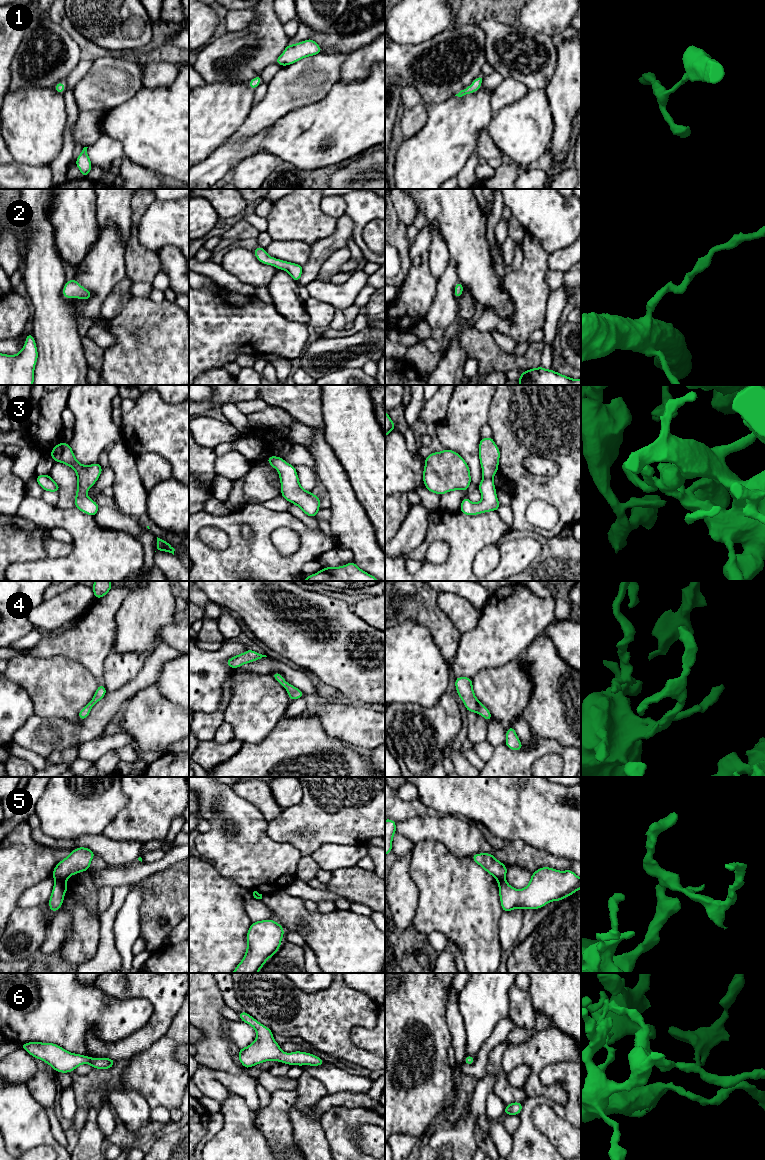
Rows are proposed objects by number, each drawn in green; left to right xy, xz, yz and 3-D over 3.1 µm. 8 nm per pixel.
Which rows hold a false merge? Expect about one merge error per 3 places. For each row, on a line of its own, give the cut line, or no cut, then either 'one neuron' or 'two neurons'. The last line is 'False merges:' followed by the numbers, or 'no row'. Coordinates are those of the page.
1: cut none; one neuron
2: cut none; one neuron
3: cut none; one neuron
4: cut none; one neuron
5: cut xy (65, 880), (55, 881); two neurons
6: cut none; one neuron
False merges: 5

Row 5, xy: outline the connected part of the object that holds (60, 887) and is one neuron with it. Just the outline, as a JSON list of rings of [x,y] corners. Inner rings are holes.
[[[56,880],[49,899],[49,909],[56,912],[63,904],[65,893],[68,889],[67,882],[64,880]]]

